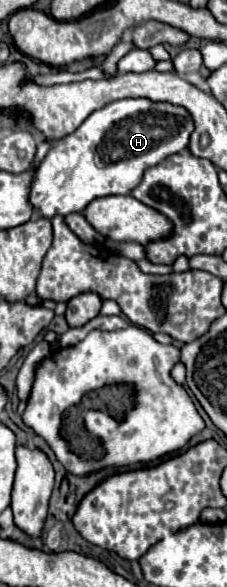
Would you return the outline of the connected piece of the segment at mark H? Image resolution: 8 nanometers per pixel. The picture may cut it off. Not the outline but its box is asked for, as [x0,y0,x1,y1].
[30,99,194,219]

